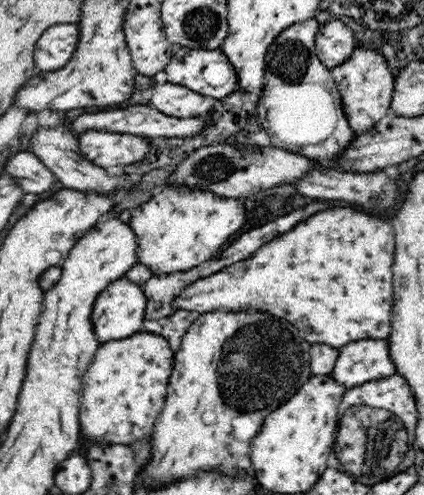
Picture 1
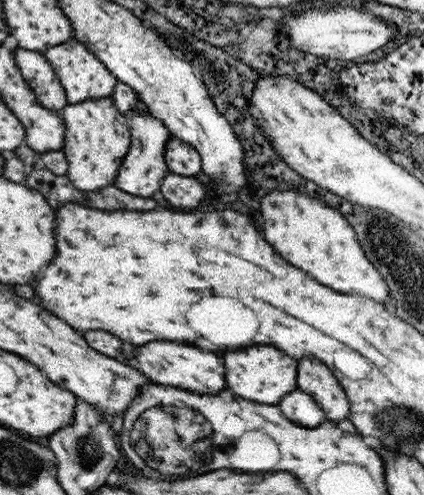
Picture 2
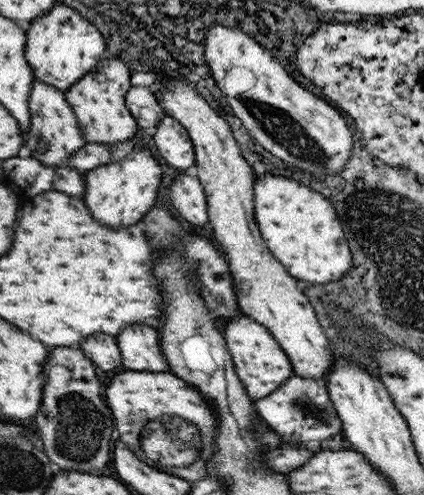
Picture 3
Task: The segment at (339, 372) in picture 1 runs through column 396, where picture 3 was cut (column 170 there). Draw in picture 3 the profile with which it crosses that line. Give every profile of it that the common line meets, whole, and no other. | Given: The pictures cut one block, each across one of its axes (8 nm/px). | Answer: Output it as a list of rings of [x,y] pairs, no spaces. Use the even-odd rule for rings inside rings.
[[[135,324],[131,328],[123,328],[119,336],[115,336],[119,352],[121,352],[121,366],[133,372],[171,372],[163,352],[161,352],[161,338],[153,328]]]

